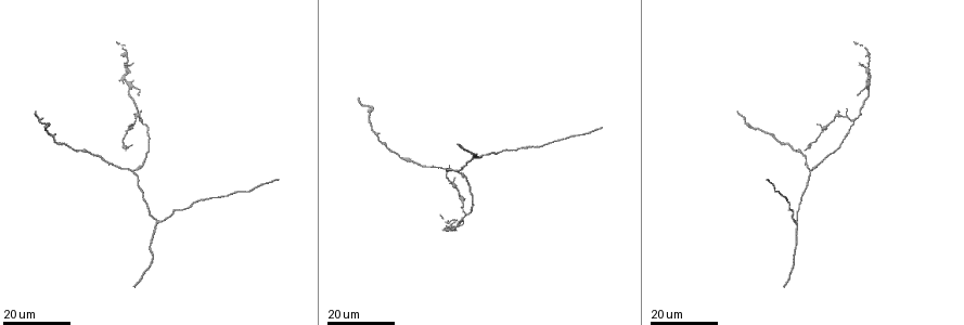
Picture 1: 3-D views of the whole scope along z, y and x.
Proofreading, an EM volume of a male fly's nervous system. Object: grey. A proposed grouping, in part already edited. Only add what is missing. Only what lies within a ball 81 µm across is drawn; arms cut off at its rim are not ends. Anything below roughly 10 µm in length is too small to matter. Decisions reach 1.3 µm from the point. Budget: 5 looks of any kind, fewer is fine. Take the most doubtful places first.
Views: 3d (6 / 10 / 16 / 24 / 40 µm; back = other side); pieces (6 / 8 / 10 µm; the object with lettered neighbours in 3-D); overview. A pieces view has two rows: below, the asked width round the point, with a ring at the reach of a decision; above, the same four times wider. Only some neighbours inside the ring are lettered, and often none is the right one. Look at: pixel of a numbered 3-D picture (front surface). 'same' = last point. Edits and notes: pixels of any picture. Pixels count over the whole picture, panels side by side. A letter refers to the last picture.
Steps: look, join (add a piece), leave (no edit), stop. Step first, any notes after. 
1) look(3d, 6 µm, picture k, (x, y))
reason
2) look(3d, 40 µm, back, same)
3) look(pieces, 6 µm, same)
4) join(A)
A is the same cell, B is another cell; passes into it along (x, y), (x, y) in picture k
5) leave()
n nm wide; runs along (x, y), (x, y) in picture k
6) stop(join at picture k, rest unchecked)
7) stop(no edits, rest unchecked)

look(3d, 16 µm, picture 1, (448, 227))
branch stops here

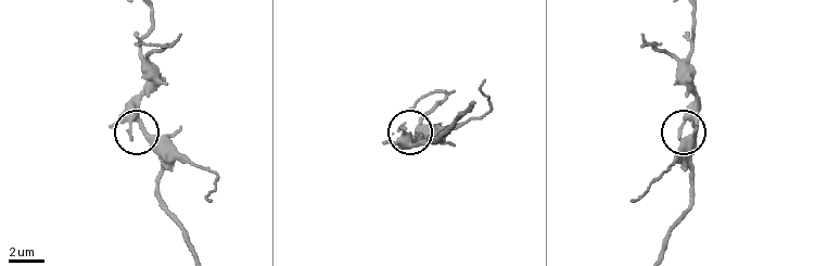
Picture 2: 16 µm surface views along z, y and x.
look(pieces, 8 µm, picture 2, (129, 138))
what lies round it

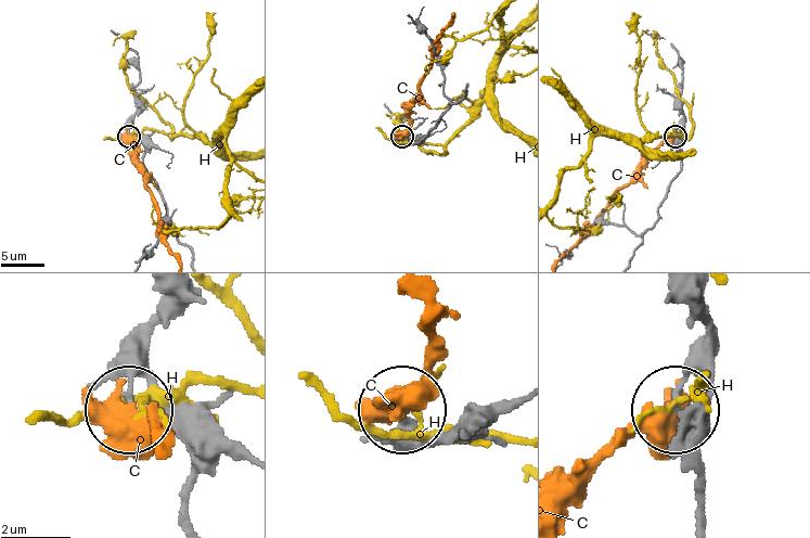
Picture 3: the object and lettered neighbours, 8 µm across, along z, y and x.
leave()
C and H are other cells; none of them fits

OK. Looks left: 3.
look(3d, 16 µm, picture 1, (130, 147))
end of a long branch

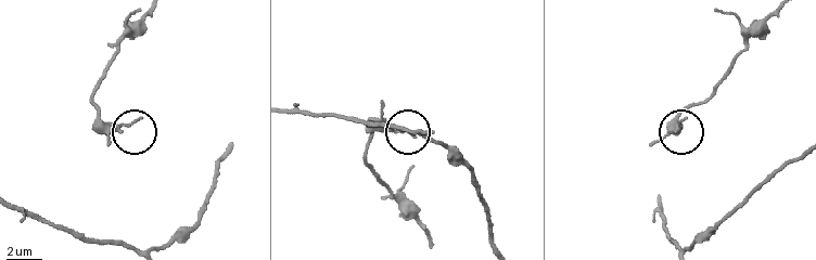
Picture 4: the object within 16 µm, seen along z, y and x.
look(pieces, 6 µm, picture 4, (140, 120))

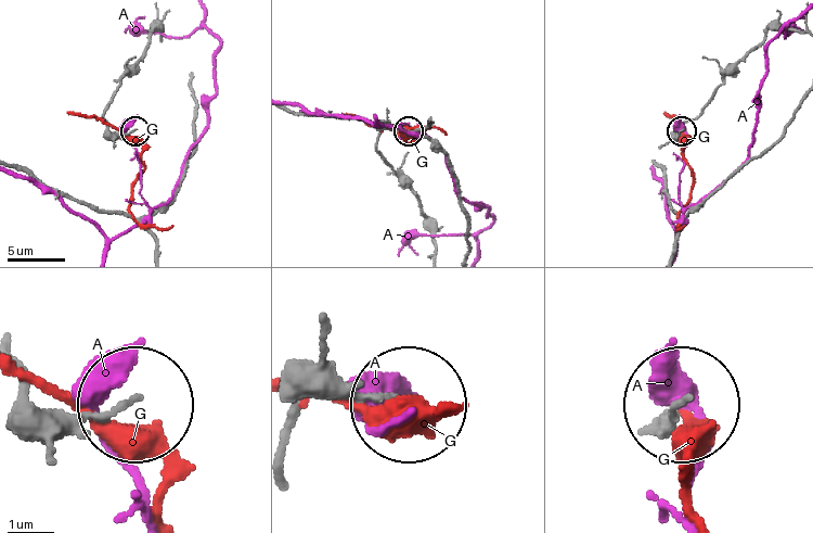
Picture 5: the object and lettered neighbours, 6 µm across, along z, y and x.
leave()
110 nm wide; A and G are other cells; runs along (799, 32), (768, 32), (680, 131) in picture 5; none of them fits

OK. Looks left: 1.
stop(no edits, rest unchecked)

